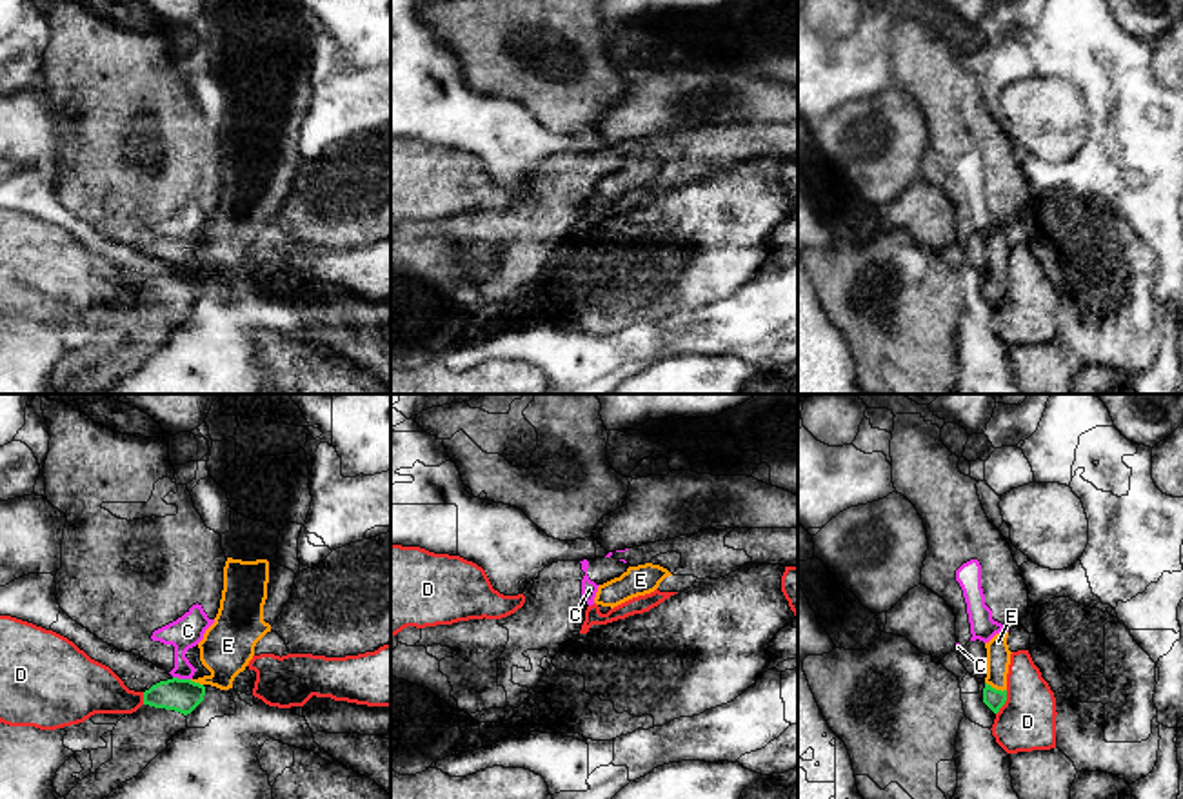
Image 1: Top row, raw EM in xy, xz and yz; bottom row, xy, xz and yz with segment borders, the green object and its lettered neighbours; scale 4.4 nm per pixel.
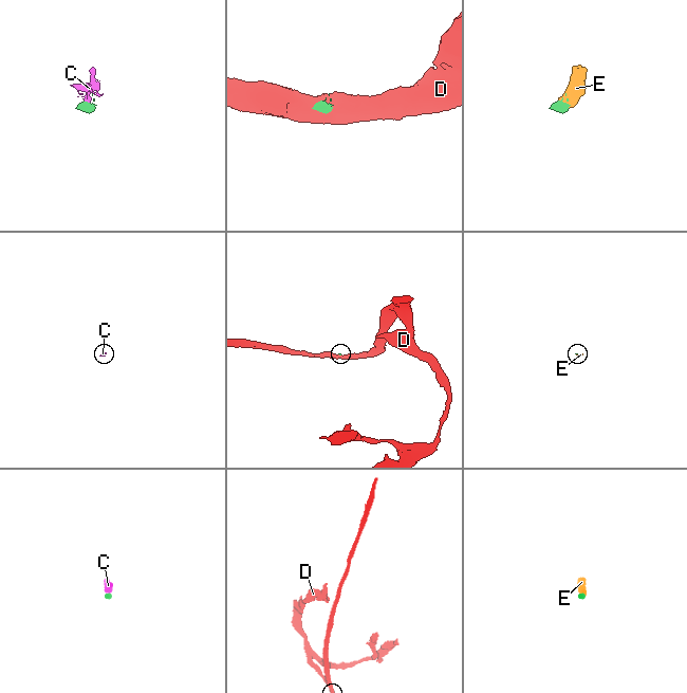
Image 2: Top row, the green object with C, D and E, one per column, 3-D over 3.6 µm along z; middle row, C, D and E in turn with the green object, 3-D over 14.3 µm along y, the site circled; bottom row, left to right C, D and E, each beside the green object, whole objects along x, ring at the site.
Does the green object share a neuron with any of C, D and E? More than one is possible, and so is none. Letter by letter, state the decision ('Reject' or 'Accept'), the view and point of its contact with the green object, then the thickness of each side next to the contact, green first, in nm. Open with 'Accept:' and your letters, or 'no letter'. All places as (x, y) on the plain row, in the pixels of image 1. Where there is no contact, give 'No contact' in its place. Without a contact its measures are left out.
Accept: E
C: Reject. Touches green at xy (182, 273). Thickness 150 nm (green) against 140 nm
D: Reject. Touches green at yz (1004, 296). Thickness 90 nm (green) against 260 nm
E: Accept. Touches green at yz (994, 282). Thickness 90 nm (green) against 110 nm

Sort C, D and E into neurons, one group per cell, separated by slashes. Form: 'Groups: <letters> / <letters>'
Groups: C / D / E

